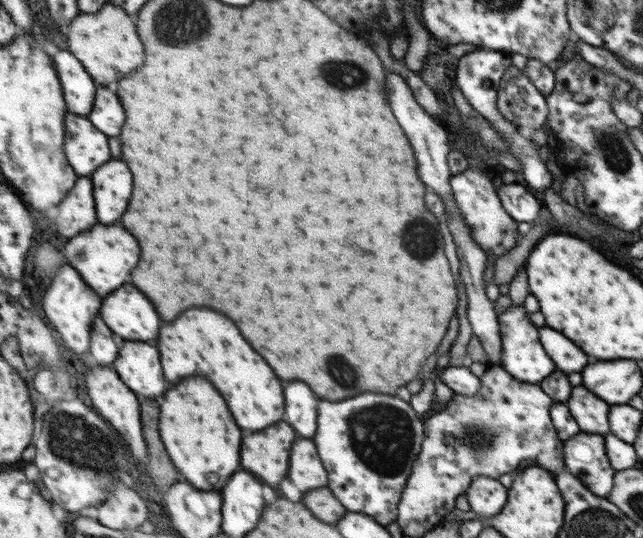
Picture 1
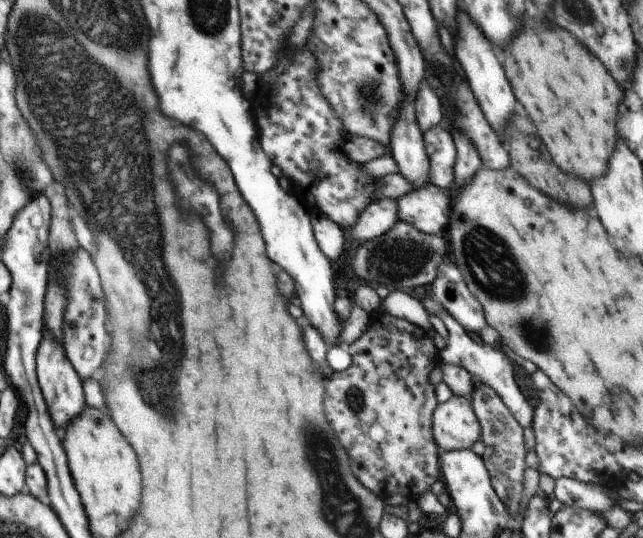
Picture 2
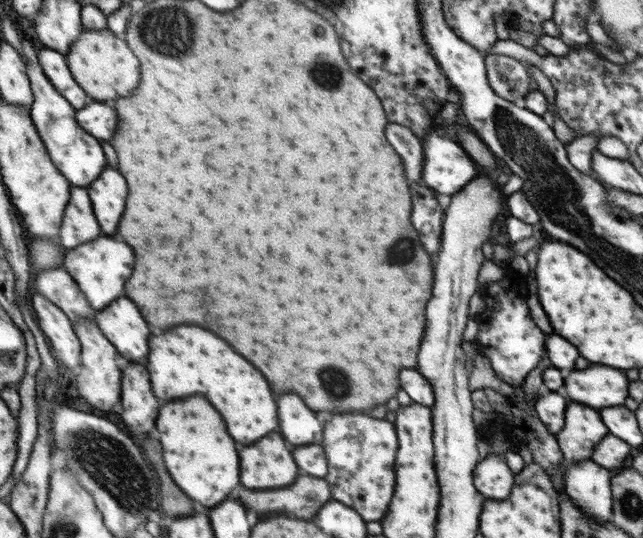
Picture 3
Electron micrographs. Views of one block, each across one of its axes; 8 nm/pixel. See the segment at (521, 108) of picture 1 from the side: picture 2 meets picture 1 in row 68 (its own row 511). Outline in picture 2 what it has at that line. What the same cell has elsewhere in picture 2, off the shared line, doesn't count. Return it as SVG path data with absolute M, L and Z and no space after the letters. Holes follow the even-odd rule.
M477 382L471 394L472 402L475 402L475 411L483 425L483 437L481 441L485 444L484 458L487 469L491 471L496 494L507 507L512 518L518 516L520 510L520 499L524 490L524 476L529 472L524 462L527 449L524 447L523 428L518 424L510 409L504 401L490 388L482 382Z

